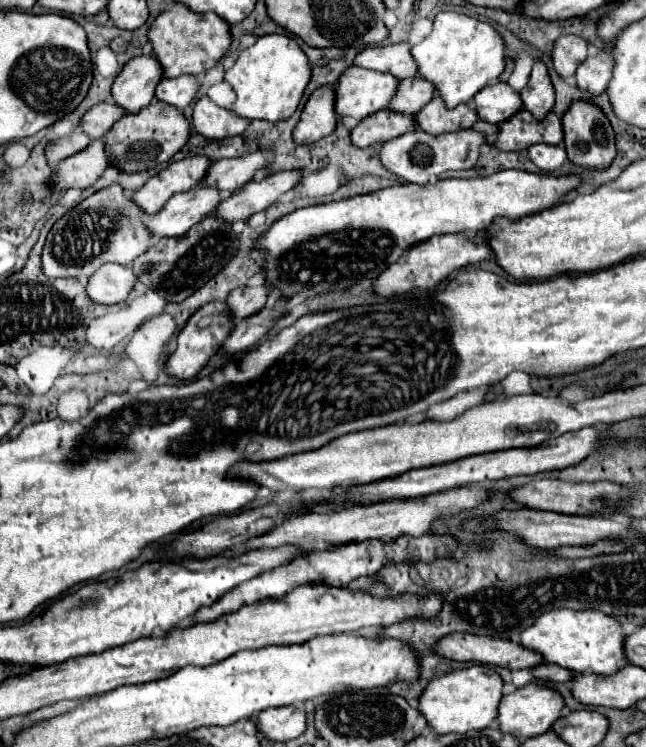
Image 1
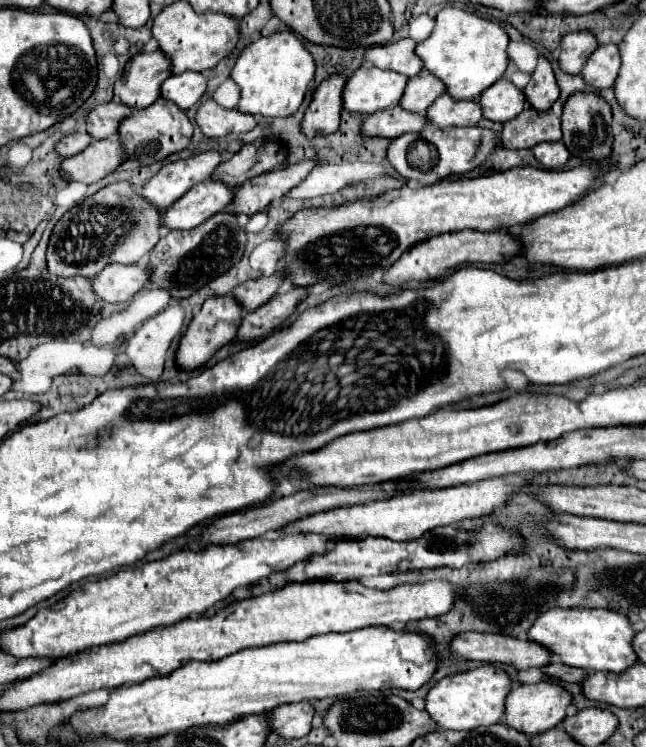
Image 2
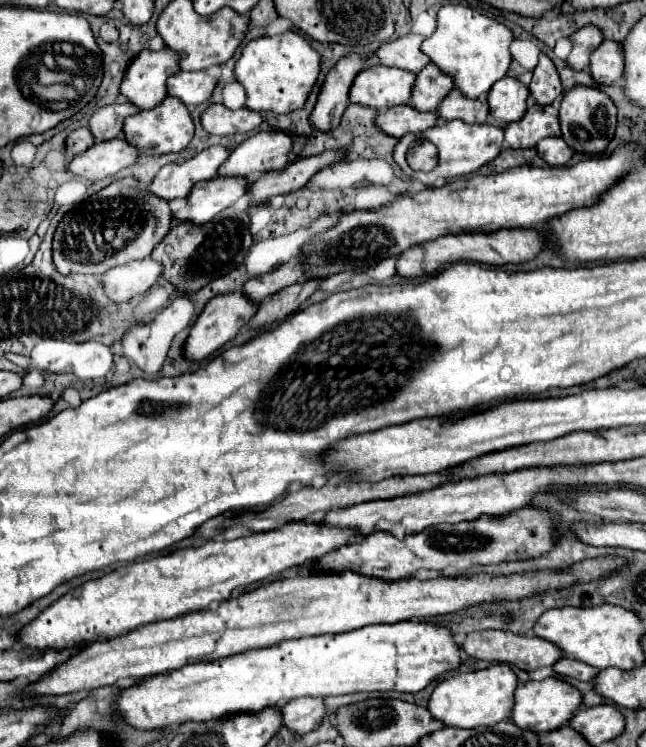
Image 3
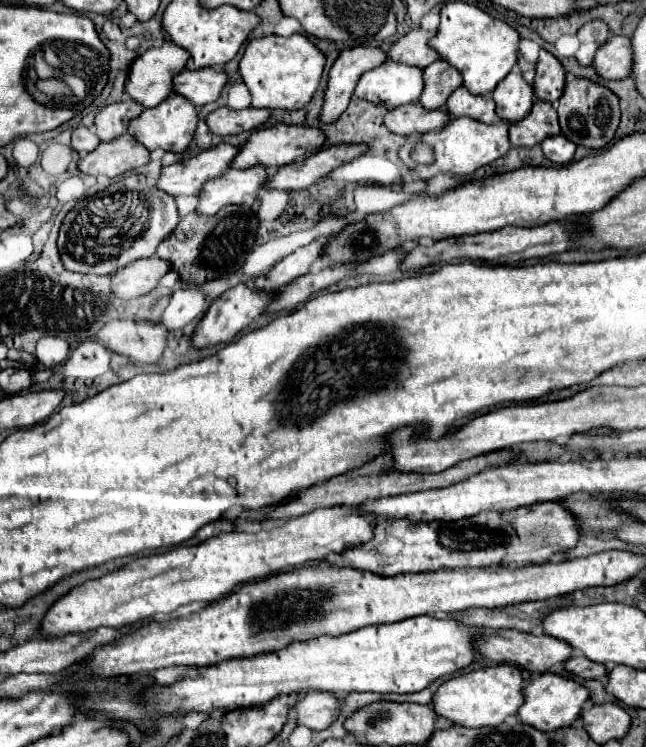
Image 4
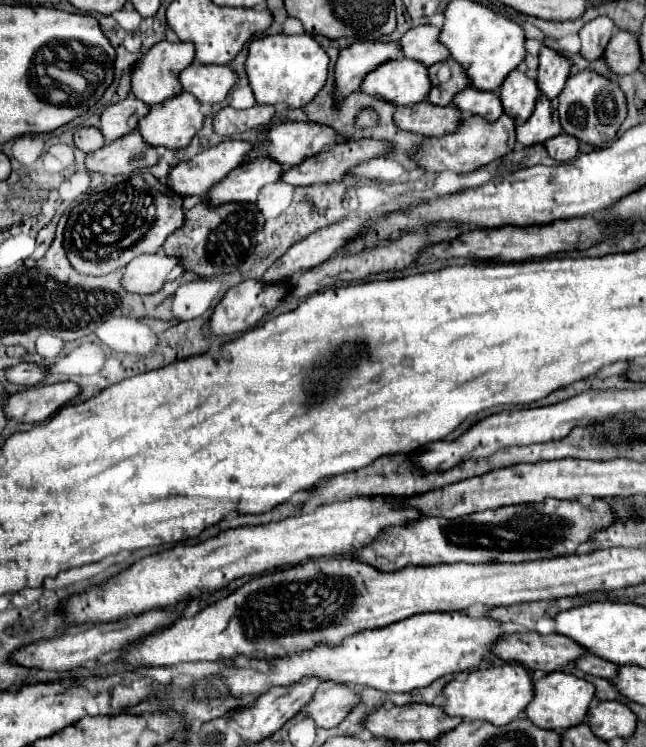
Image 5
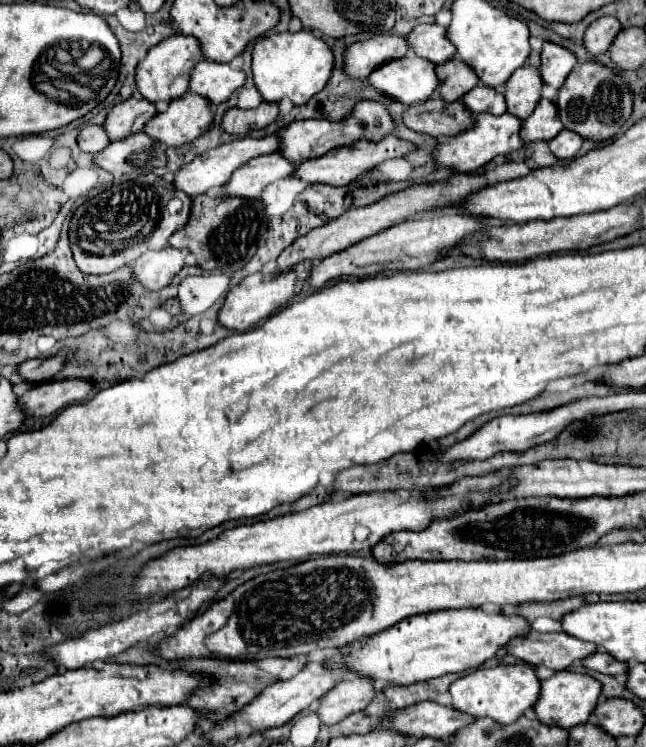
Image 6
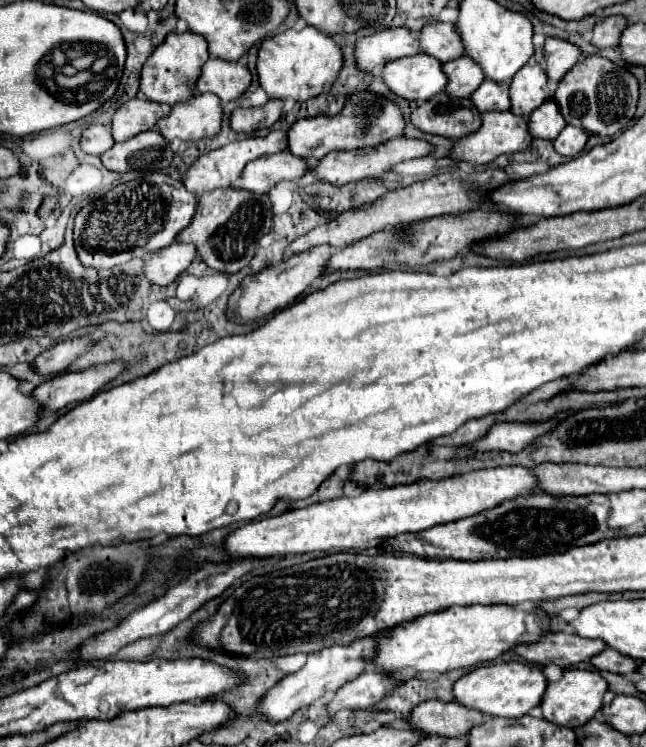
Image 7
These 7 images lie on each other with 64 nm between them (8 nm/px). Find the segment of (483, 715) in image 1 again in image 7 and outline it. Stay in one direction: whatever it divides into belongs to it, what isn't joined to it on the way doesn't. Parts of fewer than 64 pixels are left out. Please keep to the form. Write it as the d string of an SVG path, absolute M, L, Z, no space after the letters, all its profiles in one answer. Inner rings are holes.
M502 662L502 664L478 666L470 670L468 674L464 674L454 684L454 696L460 704L480 710L482 714L502 716L502 718L520 718L540 704L546 686L548 686L548 680L542 668L534 664L524 664L524 662Z

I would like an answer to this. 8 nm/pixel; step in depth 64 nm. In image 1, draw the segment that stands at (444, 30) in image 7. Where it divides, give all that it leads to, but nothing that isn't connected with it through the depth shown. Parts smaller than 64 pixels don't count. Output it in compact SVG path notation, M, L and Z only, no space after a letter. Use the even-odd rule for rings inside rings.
M408 42L368 46L356 56L354 64L378 72L392 72L396 78L416 76L416 62L412 60Z

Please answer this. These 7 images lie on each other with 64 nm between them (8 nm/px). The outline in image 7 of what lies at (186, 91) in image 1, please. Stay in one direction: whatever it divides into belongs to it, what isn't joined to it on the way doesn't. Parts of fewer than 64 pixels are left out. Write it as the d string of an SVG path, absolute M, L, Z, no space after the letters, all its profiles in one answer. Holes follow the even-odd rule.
M210 58L202 66L200 80L196 84L198 92L212 92L222 102L240 98L252 84L252 74L246 64L240 62L226 62Z

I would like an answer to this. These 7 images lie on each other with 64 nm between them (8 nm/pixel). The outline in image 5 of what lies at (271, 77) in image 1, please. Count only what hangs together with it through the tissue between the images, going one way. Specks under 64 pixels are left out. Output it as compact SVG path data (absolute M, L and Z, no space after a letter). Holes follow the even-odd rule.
M270 34L252 40L248 48L246 72L258 104L286 102L292 108L306 106L326 84L330 58L310 34Z

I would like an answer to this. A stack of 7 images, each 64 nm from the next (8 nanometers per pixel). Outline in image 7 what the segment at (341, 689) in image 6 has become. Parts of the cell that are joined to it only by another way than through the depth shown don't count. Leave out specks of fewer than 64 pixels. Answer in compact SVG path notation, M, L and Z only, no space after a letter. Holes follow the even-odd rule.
M364 672L360 674L356 680L344 684L342 688L338 688L338 692L334 694L334 698L328 702L328 712L330 716L334 716L340 708L368 708L368 706L374 706L378 704L384 696L388 696L392 690L396 690L400 686L400 680L392 680L392 676L380 676L380 672Z

